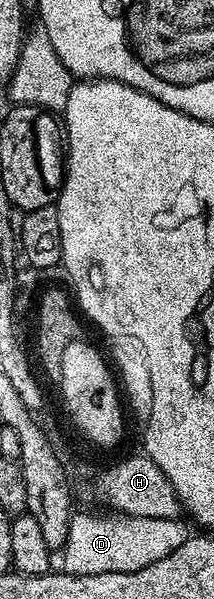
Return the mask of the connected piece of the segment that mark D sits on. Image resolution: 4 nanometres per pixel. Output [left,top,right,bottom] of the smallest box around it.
[61,513,189,576]

